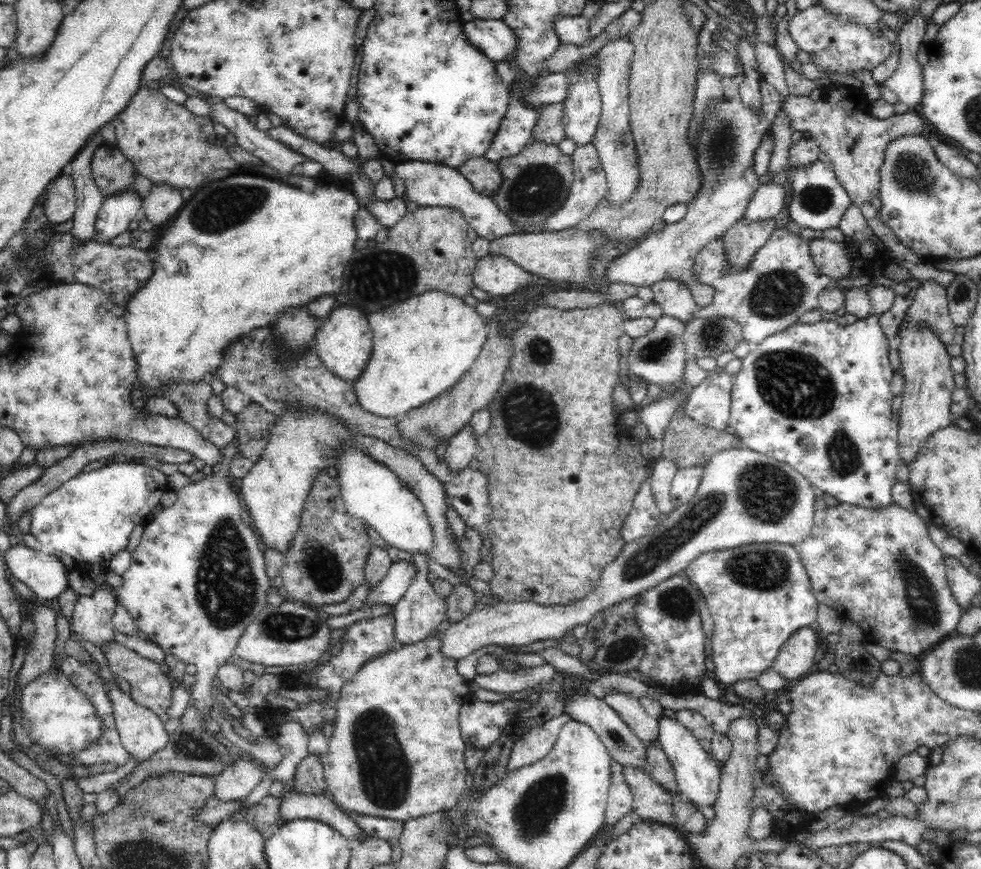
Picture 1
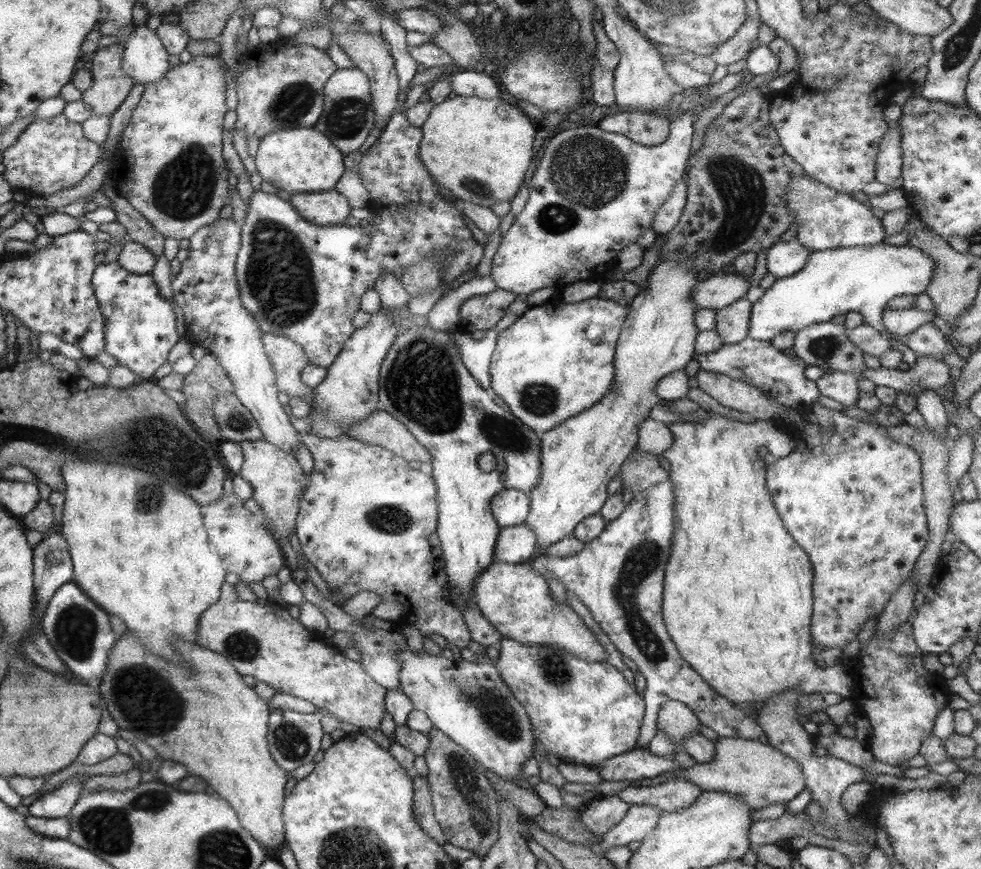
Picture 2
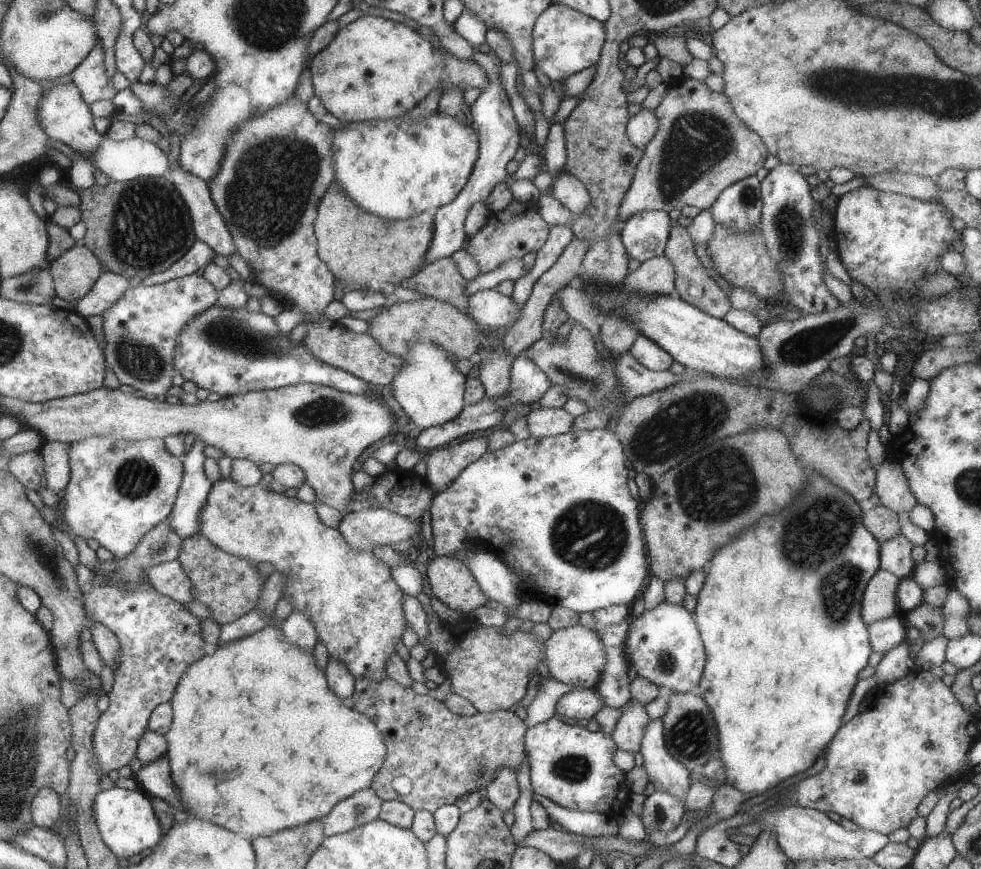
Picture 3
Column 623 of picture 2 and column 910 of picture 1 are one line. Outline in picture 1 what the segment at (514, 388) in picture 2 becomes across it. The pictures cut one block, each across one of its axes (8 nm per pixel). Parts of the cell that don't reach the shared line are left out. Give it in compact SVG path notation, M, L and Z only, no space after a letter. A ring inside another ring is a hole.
M934 280L920 282L914 304L908 308L904 320L910 324L926 322L940 336L940 340L946 342L946 346L954 342L952 332L954 332L956 324L950 318L948 290Z

